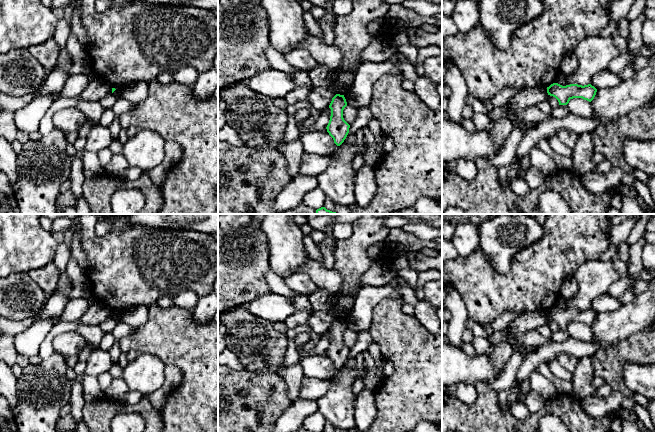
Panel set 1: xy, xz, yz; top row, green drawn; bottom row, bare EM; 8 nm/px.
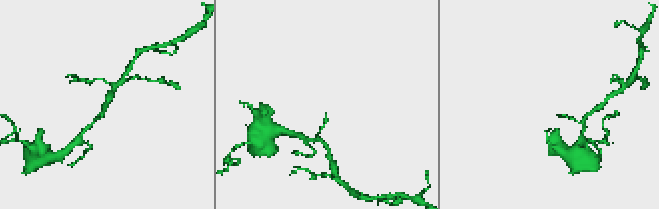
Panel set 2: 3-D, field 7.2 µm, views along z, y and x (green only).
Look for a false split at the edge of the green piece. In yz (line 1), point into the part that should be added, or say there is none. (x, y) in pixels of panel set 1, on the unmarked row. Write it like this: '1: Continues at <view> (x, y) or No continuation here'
1: No continuation here

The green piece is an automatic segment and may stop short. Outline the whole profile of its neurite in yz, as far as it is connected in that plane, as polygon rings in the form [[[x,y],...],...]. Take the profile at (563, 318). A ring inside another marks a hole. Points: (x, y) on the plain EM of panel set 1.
[[[553,307],[547,311],[548,319],[555,321],[558,324],[559,329],[567,329],[573,322],[582,322],[591,326],[594,323],[596,316],[597,313],[591,308],[584,310],[578,308],[562,310],[558,307]]]

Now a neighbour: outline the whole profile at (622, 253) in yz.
[[[622,243],[614,256],[622,260],[626,265],[629,264],[629,246],[625,243]]]

